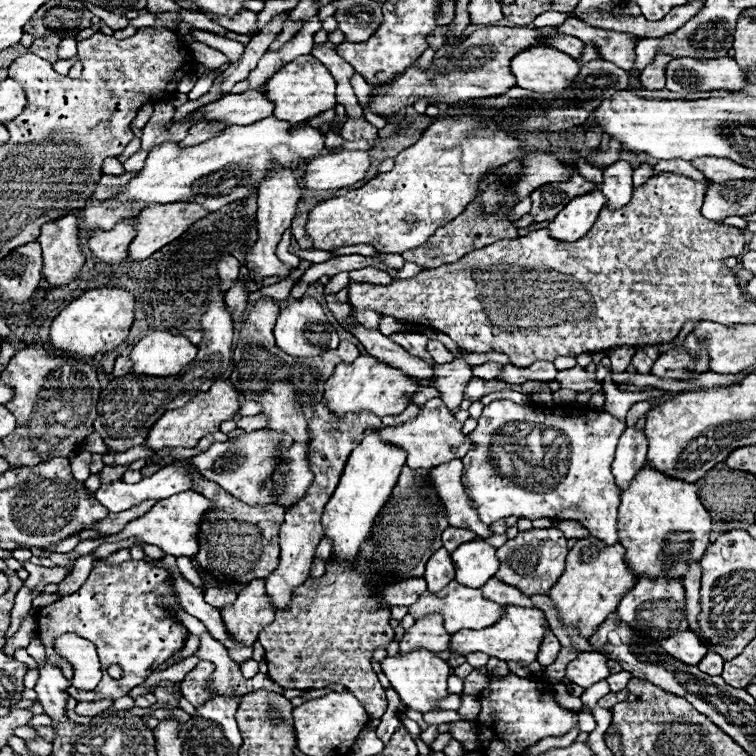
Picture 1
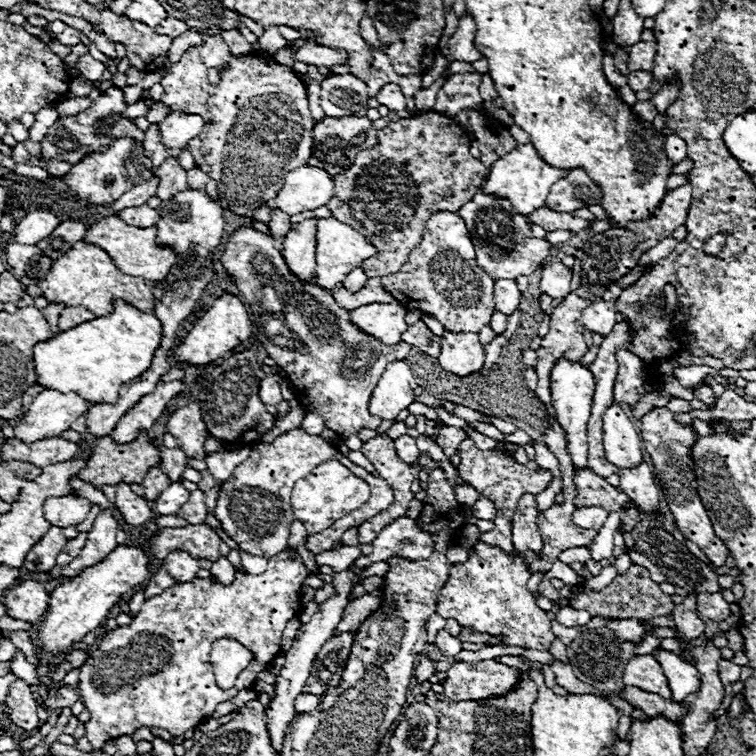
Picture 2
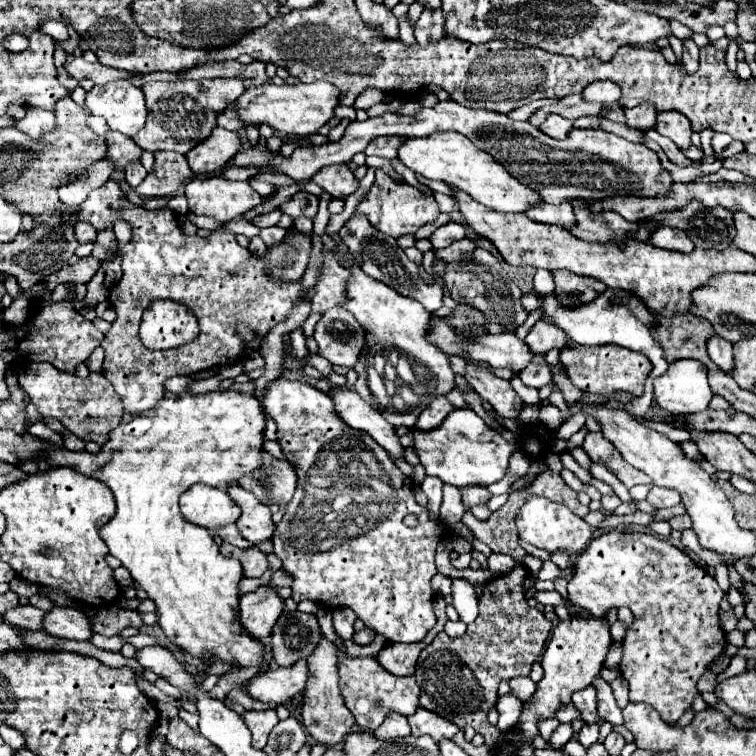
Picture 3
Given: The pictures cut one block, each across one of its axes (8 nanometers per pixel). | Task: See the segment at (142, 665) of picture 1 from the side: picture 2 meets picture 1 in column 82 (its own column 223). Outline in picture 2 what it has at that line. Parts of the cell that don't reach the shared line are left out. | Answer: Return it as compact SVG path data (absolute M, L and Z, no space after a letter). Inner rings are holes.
M286 548L284 552L268 558L268 568L258 576L236 570L234 582L228 586L212 578L196 578L188 584L174 584L162 594L146 600L132 624L108 632L80 668L78 694L90 712L90 720L86 722L86 738L94 746L94 752L100 752L100 748L110 738L126 734L130 736L140 726L162 728L172 736L182 736L186 730L196 728L204 718L208 718L220 702L234 698L244 688L252 688L256 676L266 670L266 666L280 654L284 628L288 620L292 620L300 610L298 592L306 576L308 570L300 552L296 548ZM218 638L234 638L254 654L254 660L244 668L244 672L240 672L236 684L230 690L220 690L216 686L210 664L210 648Z

